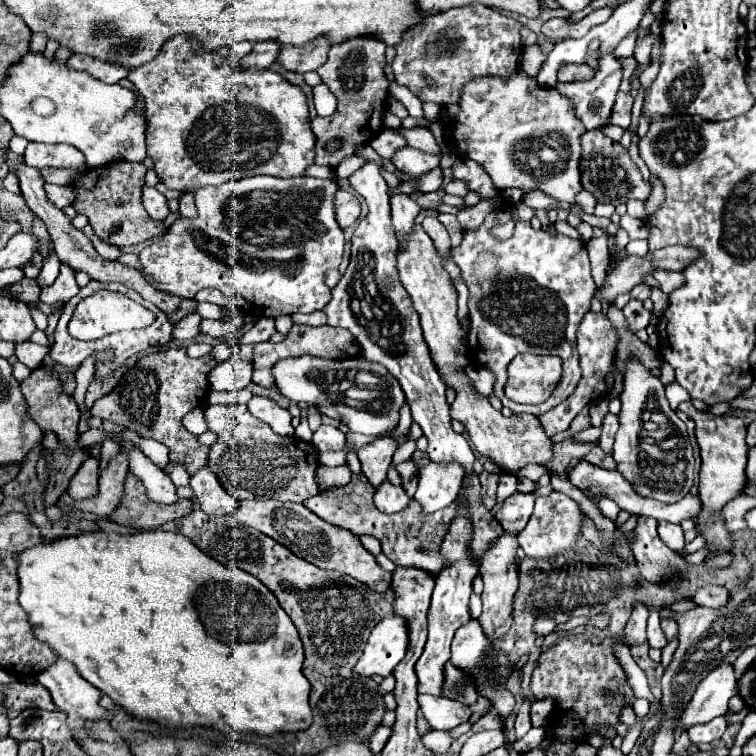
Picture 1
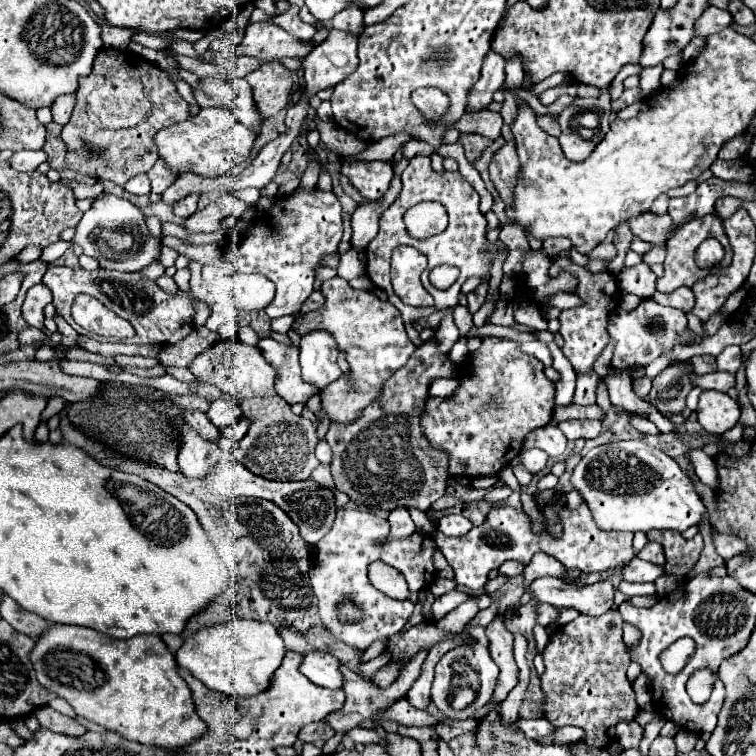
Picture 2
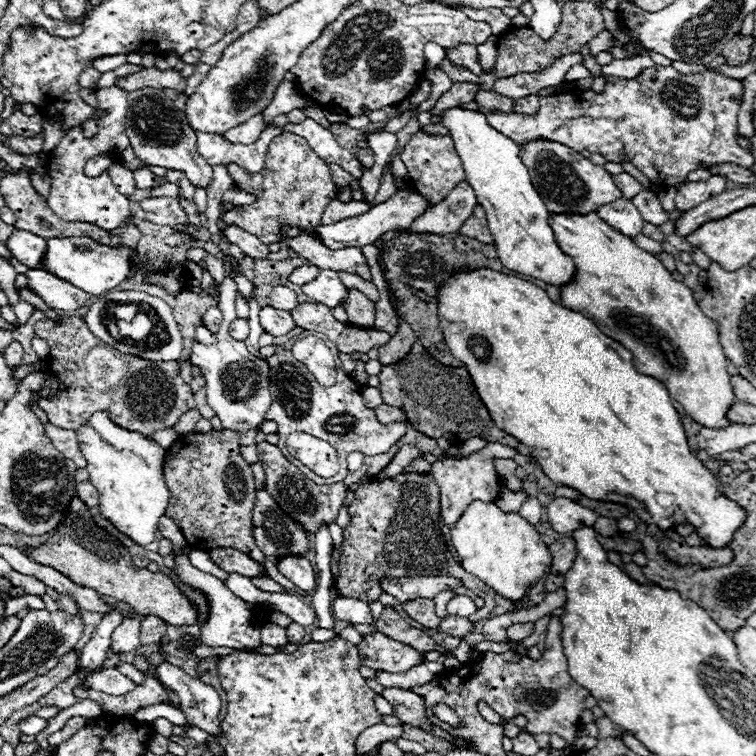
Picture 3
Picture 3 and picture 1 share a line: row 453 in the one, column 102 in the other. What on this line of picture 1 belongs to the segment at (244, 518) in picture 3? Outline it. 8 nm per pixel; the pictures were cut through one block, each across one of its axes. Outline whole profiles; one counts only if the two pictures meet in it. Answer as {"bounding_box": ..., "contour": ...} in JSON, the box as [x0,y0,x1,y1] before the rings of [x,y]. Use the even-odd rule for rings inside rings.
{"bounding_box":[74,162,166,246],"contour":[[[118,162],[106,164],[100,168],[88,168],[74,184],[76,200],[74,208],[78,214],[88,216],[90,226],[94,232],[108,244],[126,246],[126,244],[140,244],[144,240],[152,240],[164,234],[166,226],[162,220],[150,220],[146,210],[142,208],[142,186],[144,186],[144,164],[134,162]]]}

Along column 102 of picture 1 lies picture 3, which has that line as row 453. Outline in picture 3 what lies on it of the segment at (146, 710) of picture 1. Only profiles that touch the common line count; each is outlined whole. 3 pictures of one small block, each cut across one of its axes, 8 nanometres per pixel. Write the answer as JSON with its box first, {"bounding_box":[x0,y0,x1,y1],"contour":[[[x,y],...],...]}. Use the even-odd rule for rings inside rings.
{"bounding_box":[438,268,746,548],"contour":[[[480,268],[474,272],[458,272],[452,278],[448,278],[440,290],[438,290],[438,308],[440,308],[440,326],[442,326],[442,334],[446,338],[446,344],[452,352],[454,358],[458,358],[460,362],[466,364],[468,374],[472,376],[472,382],[478,388],[480,400],[484,400],[484,406],[488,408],[494,424],[498,428],[502,428],[506,434],[518,438],[522,444],[526,444],[532,452],[532,456],[536,458],[536,462],[540,464],[540,468],[544,470],[544,474],[556,482],[556,484],[564,484],[568,488],[578,490],[580,494],[584,494],[586,498],[592,500],[604,500],[604,502],[616,502],[616,504],[628,504],[628,510],[634,512],[636,516],[642,518],[642,522],[646,524],[656,524],[662,532],[676,528],[678,524],[692,524],[696,534],[708,544],[708,548],[728,548],[728,544],[732,542],[734,532],[744,524],[746,520],[746,512],[740,504],[736,504],[734,500],[730,500],[728,496],[722,494],[722,484],[718,480],[716,474],[712,474],[692,452],[688,446],[688,436],[684,432],[684,426],[680,422],[680,416],[676,412],[676,408],[672,406],[672,398],[666,390],[666,386],[662,382],[658,382],[652,376],[644,376],[638,374],[634,370],[634,362],[632,362],[632,352],[628,348],[624,348],[620,342],[612,340],[610,336],[602,334],[600,328],[588,320],[586,316],[582,316],[580,312],[562,308],[560,304],[552,302],[550,296],[520,278],[514,276],[506,276],[488,268]],[[660,496],[668,496],[668,504],[662,502],[660,504]]]}

